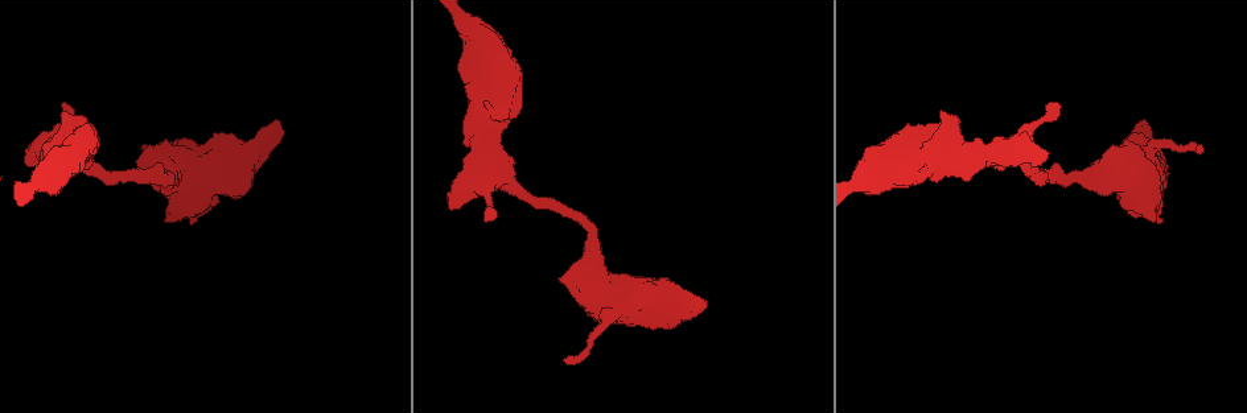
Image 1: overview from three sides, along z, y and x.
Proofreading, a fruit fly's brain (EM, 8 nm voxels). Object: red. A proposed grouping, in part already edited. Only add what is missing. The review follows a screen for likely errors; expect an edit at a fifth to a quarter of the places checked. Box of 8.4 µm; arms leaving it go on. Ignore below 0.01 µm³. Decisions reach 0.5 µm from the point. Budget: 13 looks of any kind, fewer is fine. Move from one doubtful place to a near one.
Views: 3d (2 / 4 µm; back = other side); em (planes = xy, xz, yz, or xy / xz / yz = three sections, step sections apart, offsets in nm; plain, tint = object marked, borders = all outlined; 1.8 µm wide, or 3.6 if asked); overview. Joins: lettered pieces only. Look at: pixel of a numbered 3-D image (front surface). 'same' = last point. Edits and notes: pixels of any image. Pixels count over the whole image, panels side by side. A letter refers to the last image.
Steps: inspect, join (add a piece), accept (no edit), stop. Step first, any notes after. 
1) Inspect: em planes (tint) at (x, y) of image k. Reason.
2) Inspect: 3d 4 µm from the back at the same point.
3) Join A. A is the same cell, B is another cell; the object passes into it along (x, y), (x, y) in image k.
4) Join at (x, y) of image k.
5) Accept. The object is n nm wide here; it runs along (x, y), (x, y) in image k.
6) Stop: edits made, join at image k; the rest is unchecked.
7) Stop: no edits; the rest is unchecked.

Inspect: 3d 2 µm at (485, 220) of image 1. An open end.

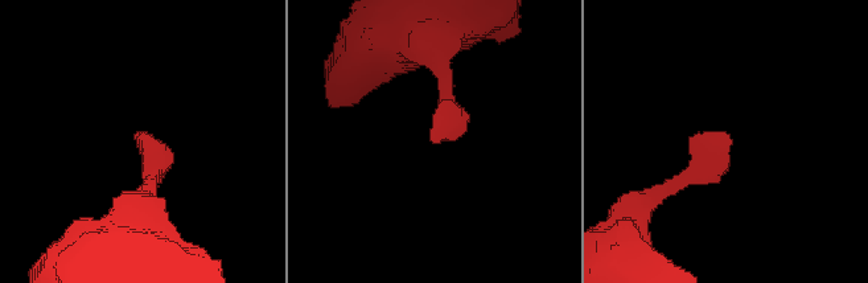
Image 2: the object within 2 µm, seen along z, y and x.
Inspect: em planes (borders) at (138, 140) of image 2.

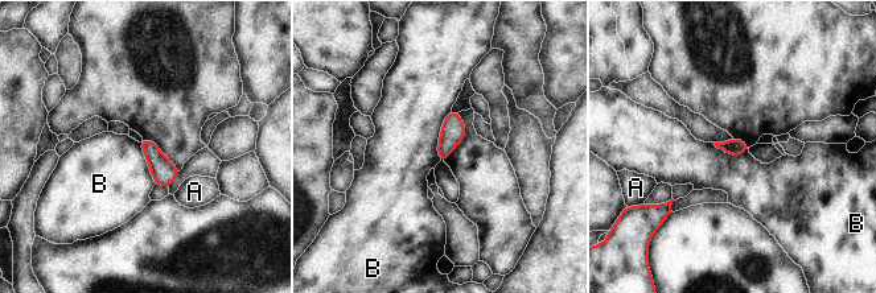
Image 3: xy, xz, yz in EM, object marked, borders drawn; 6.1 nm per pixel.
Accept. The longest contact is with B, 320 nm; A and B are other cells; a border runs along (451, 110), (439, 136), (439, 160) in image 3; none of them fits.

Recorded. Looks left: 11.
Inspect: em xy step 4 (borders) at (699, 304) of image 1. Stops while still wide.

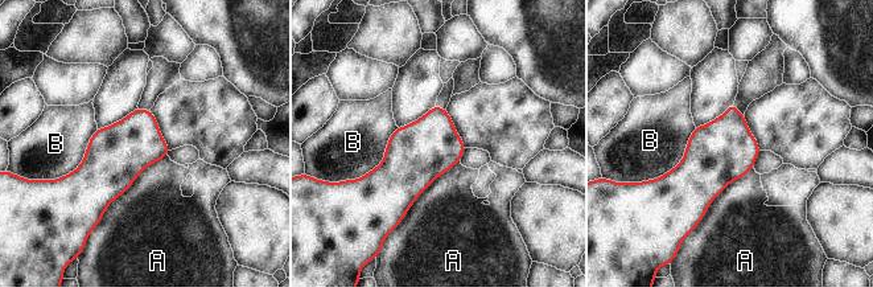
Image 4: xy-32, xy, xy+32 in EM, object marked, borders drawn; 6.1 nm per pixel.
Inspect: em planes (borders) at the same point. Cut it another way.

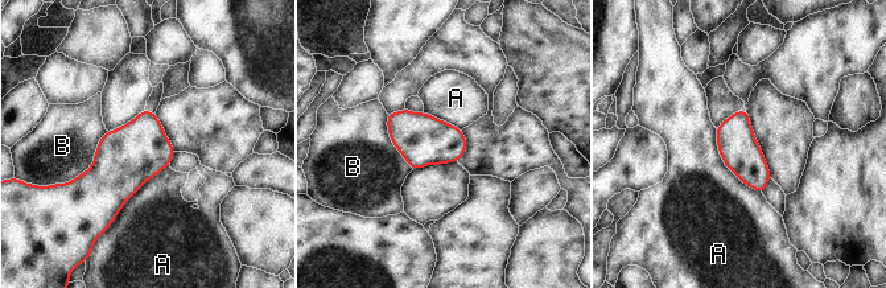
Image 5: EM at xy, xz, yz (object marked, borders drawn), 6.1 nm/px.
Accept. The object is 240 nm wide here; A and B are other cells; a border runs along (715, 128), (722, 163), (762, 194) in image 5; no lettered piece goes on from it.

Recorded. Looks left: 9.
Inspect: 3d 4 µm at (145, 144) of image 1. Tapers out.

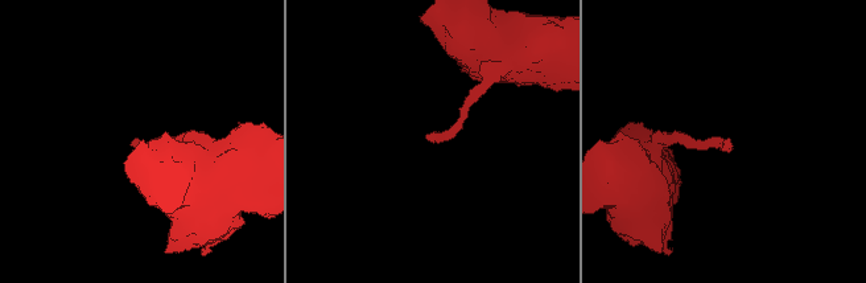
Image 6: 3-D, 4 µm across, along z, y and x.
Inspect: em planes (borders) at (430, 141) of image 6.

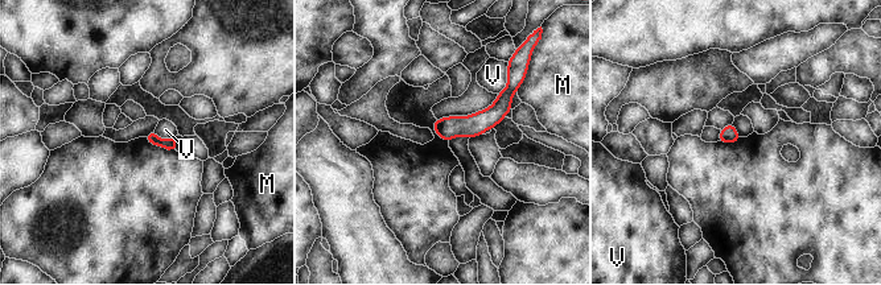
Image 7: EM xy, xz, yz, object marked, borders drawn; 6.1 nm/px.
Accept. M and V are other cells; no lettered piece goes on from it.

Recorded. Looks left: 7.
Inspect: em 3.6 µm planes (plain) at (1155, 219) of image 1. Thick end.

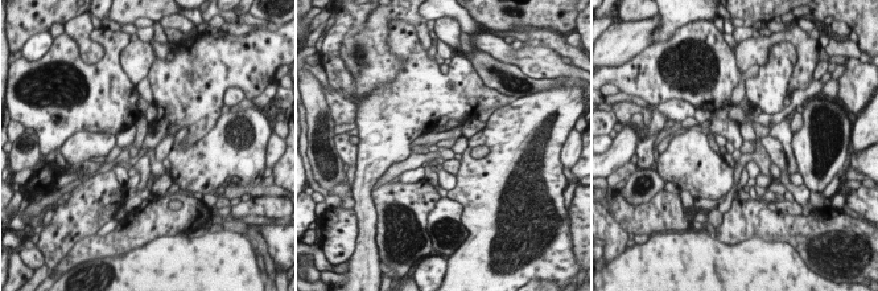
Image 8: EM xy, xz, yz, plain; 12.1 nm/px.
Inspect: em 3.6 µm planes (borders) at the same point.

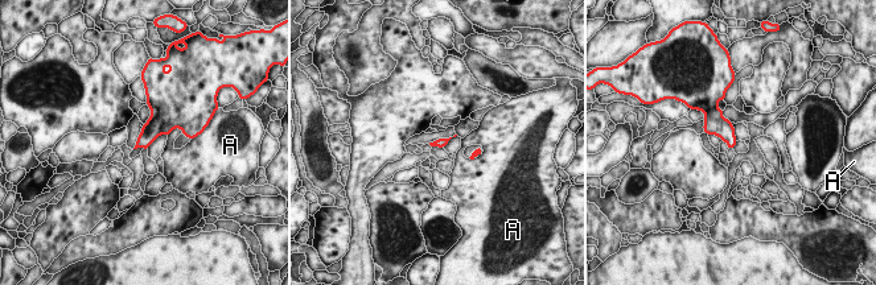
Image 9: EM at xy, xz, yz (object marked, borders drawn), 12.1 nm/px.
Accept. A is another cell; a border runs along (182, 131), (173, 128), (167, 135) in image 9; no lettered piece goes on from it.

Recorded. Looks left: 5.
Inspect: 3d 4 µm at (486, 102) of image 1. Stops while still wide.

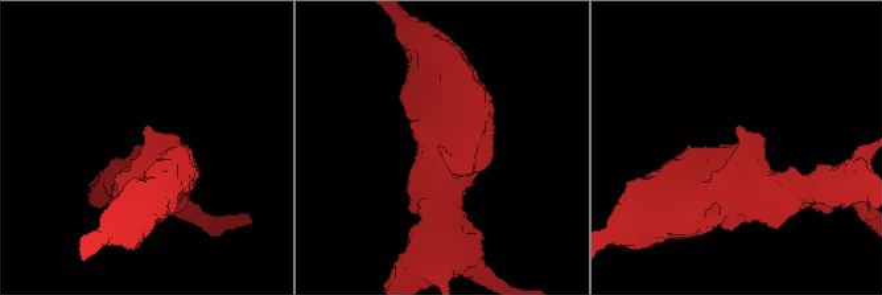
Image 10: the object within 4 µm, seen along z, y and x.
Inspect: em planes (plain) at (149, 126) of image 10.

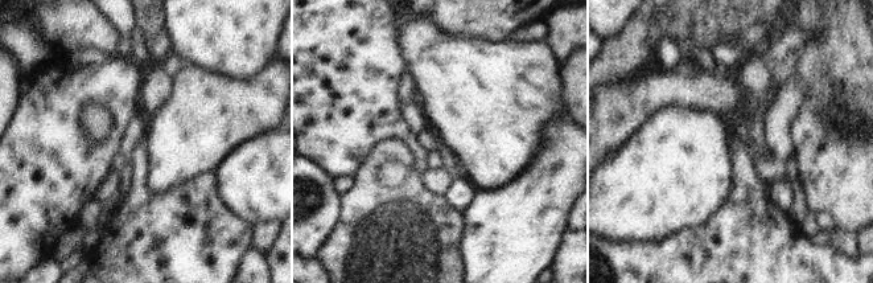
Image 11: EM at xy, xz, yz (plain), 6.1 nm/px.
Inspect: em planes (borders) at the same point. See the neighbours.

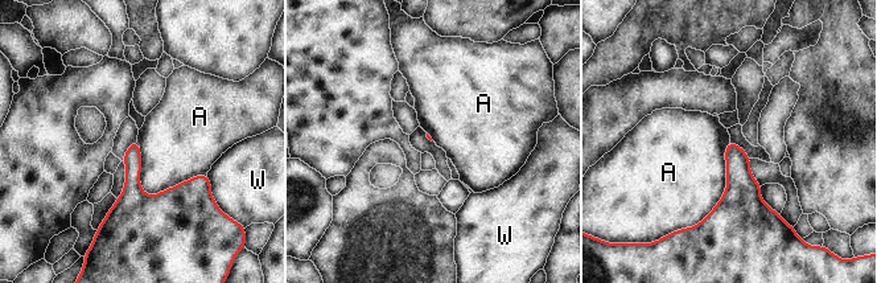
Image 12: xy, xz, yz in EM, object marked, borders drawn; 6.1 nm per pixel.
Accept. A and W are other cells; it runs along (205, 181), (160, 206), (110, 214) in image 12; none of them fits.

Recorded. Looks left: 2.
Stop: no edits; the rest is unchecked.

